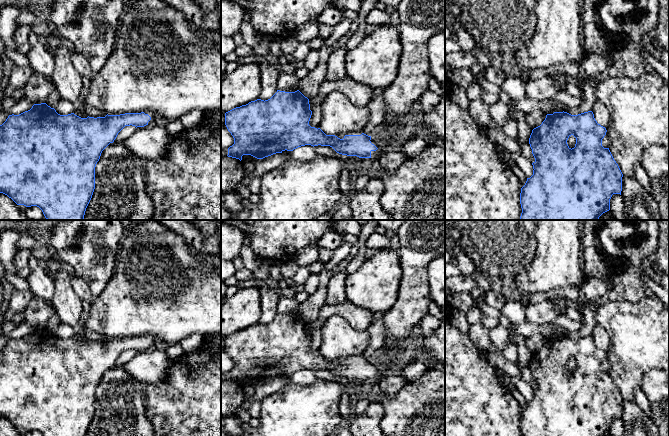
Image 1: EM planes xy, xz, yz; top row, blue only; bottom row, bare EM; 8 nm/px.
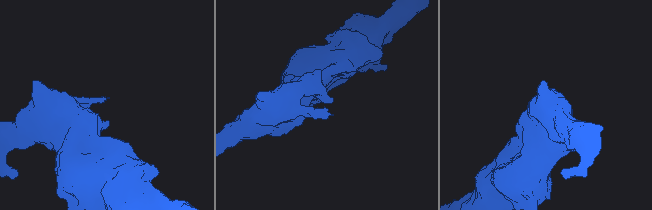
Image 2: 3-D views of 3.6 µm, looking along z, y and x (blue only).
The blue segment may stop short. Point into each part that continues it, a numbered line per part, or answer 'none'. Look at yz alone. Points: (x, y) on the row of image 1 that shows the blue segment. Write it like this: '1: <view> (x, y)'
none

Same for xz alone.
1: xz (340, 135)

